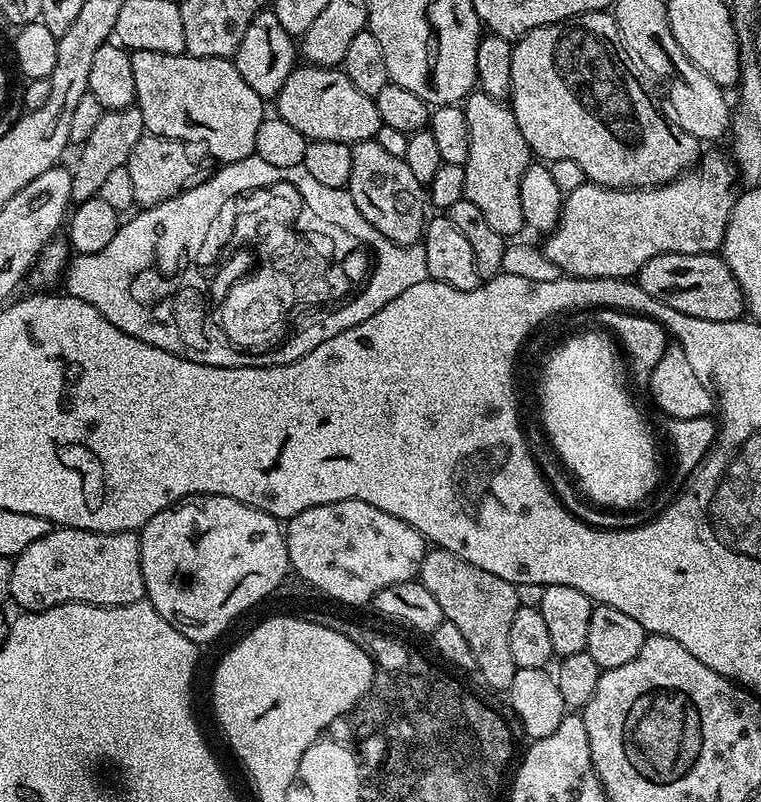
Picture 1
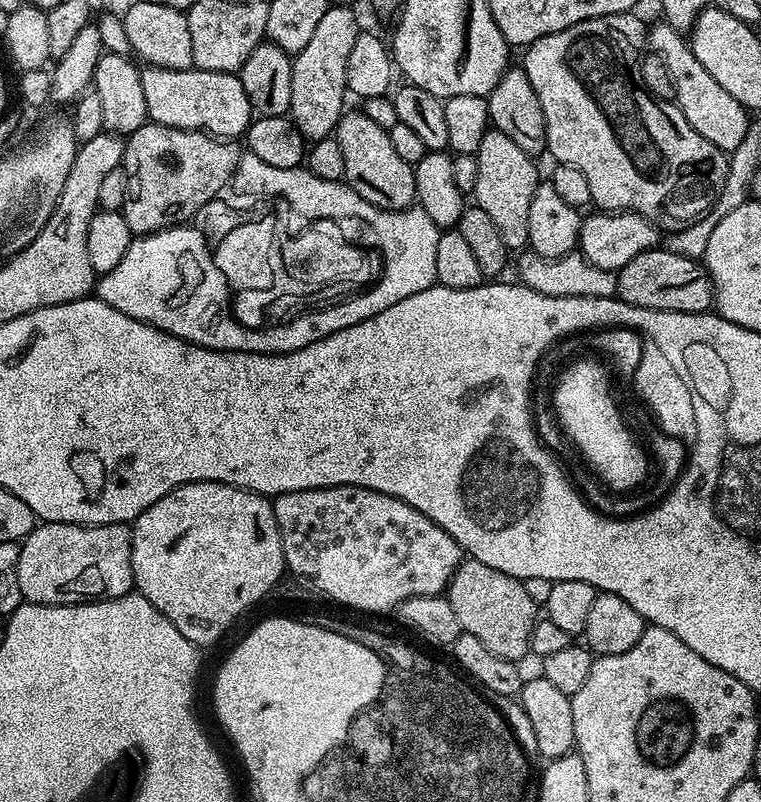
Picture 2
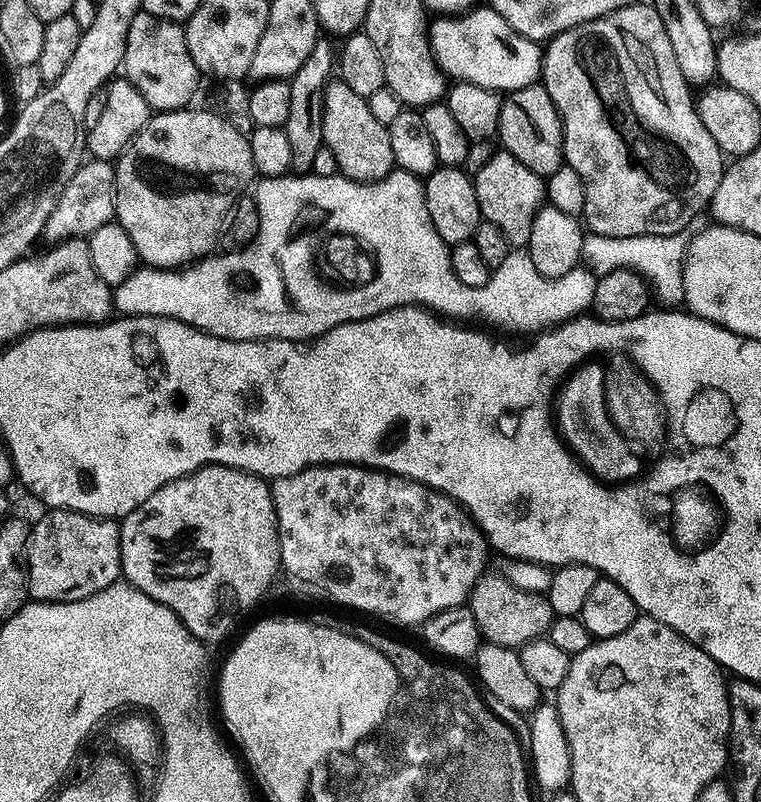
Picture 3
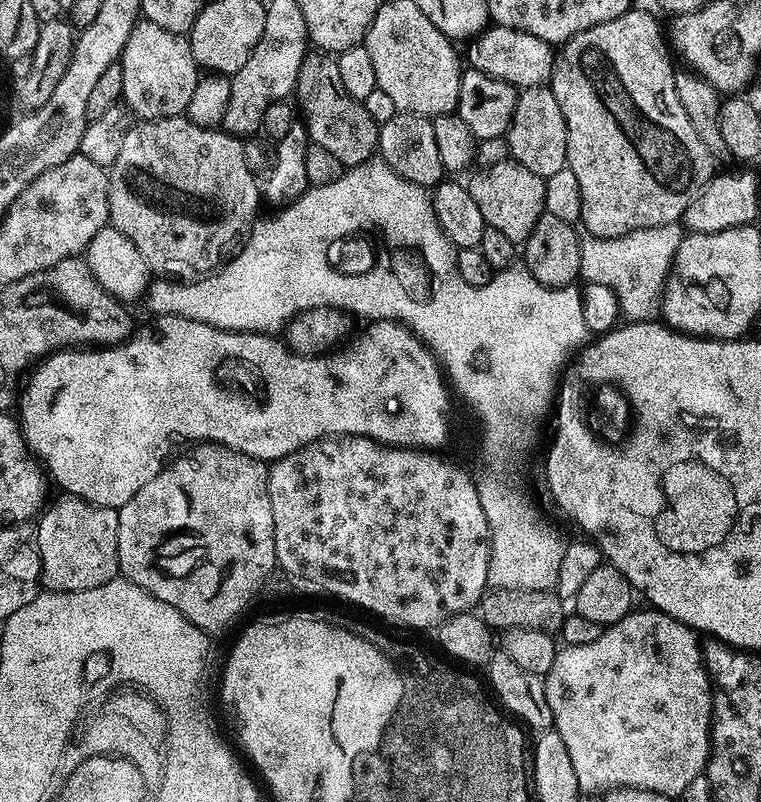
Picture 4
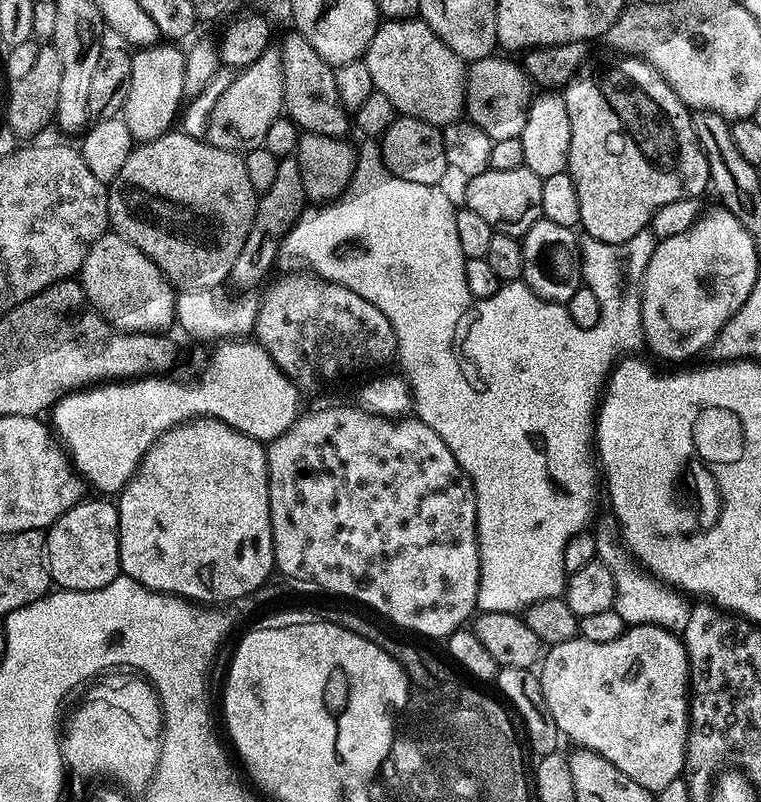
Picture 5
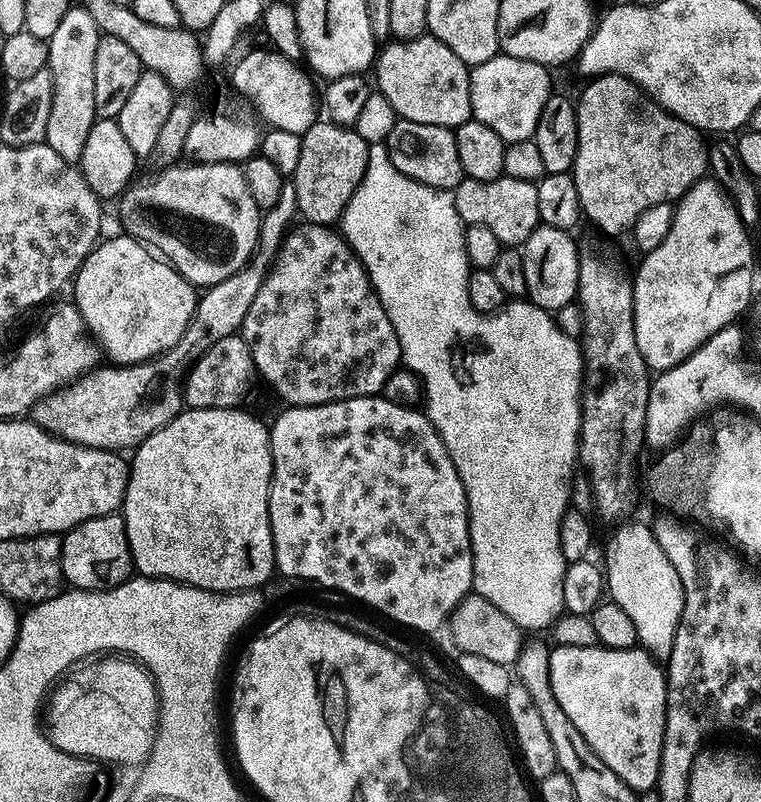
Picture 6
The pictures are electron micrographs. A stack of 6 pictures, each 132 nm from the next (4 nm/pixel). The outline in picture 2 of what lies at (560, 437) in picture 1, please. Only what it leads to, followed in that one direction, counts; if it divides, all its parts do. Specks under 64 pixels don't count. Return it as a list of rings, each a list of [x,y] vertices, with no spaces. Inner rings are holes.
[[[599,359],[596,360],[580,360],[561,374],[556,384],[556,416],[568,431],[569,438],[576,443],[577,450],[588,459],[589,466],[593,468],[589,469],[607,487],[609,484],[613,493],[628,494],[643,485],[640,483],[648,472],[649,457],[646,452],[644,457],[639,442],[632,437],[631,430],[620,417],[620,408],[608,385],[609,369]]]

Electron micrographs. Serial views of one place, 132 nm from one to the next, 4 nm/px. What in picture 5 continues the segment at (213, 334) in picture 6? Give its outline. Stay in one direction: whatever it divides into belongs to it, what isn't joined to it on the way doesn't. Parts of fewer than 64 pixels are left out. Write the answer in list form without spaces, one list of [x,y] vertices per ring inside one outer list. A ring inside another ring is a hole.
[[[295,155],[283,157],[278,166],[278,175],[274,177],[274,186],[270,190],[259,193],[254,214],[254,226],[250,226],[250,234],[246,238],[246,246],[242,246],[242,254],[238,254],[238,262],[232,267],[232,276],[244,284],[252,284],[260,279],[281,253],[282,238],[296,224],[296,219],[304,213],[308,195],[302,190],[302,170],[298,170]]]

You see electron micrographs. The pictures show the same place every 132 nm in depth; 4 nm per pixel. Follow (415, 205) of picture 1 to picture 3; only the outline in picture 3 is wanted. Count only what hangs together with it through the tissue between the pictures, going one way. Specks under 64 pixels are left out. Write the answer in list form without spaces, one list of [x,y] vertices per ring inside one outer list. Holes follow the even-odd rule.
[[[339,78],[328,85],[324,96],[324,147],[334,154],[339,175],[359,184],[377,184],[396,168],[394,150],[390,146],[387,124],[378,122],[370,110],[366,97],[354,94]]]

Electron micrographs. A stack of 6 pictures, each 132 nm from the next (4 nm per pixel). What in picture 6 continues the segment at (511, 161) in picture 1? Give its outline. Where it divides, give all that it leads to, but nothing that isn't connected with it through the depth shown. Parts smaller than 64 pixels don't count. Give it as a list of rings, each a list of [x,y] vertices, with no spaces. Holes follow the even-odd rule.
[[[503,175],[490,182],[463,179],[452,192],[454,206],[465,225],[486,226],[504,246],[523,246],[540,224],[535,183]]]

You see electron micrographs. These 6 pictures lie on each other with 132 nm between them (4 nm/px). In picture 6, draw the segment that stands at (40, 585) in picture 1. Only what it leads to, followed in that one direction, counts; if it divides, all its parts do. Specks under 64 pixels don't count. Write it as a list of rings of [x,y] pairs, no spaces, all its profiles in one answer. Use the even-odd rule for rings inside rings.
[[[115,511],[105,516],[95,516],[63,533],[60,565],[65,581],[82,592],[105,592],[107,588],[123,584],[134,572],[123,515]]]

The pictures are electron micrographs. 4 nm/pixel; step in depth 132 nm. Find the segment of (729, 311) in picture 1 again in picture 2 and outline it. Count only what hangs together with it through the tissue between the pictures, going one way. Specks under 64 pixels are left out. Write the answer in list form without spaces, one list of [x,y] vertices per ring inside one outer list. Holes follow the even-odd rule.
[[[666,246],[648,248],[616,272],[615,295],[655,312],[706,312],[713,307],[712,280],[699,259],[671,252]]]

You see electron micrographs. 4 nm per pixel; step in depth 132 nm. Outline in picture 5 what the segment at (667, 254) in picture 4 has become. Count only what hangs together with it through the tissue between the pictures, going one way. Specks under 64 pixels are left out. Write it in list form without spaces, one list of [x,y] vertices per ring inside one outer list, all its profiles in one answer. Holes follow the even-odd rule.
[[[645,230],[626,238],[626,242],[611,244],[585,235],[580,245],[580,275],[583,287],[594,290],[602,305],[602,318],[596,327],[606,330],[609,338],[617,336],[622,342],[620,354],[632,354],[639,344],[645,343],[642,322],[642,286],[644,275],[658,243],[651,231]]]

